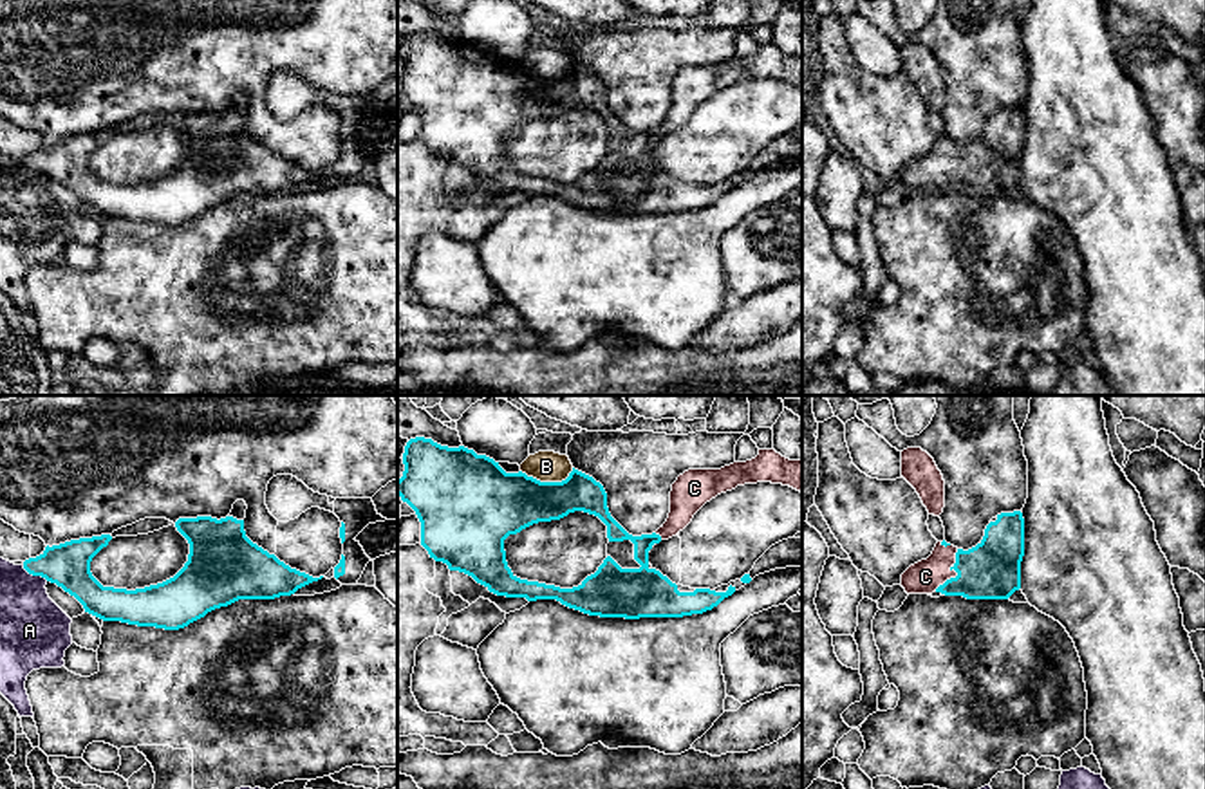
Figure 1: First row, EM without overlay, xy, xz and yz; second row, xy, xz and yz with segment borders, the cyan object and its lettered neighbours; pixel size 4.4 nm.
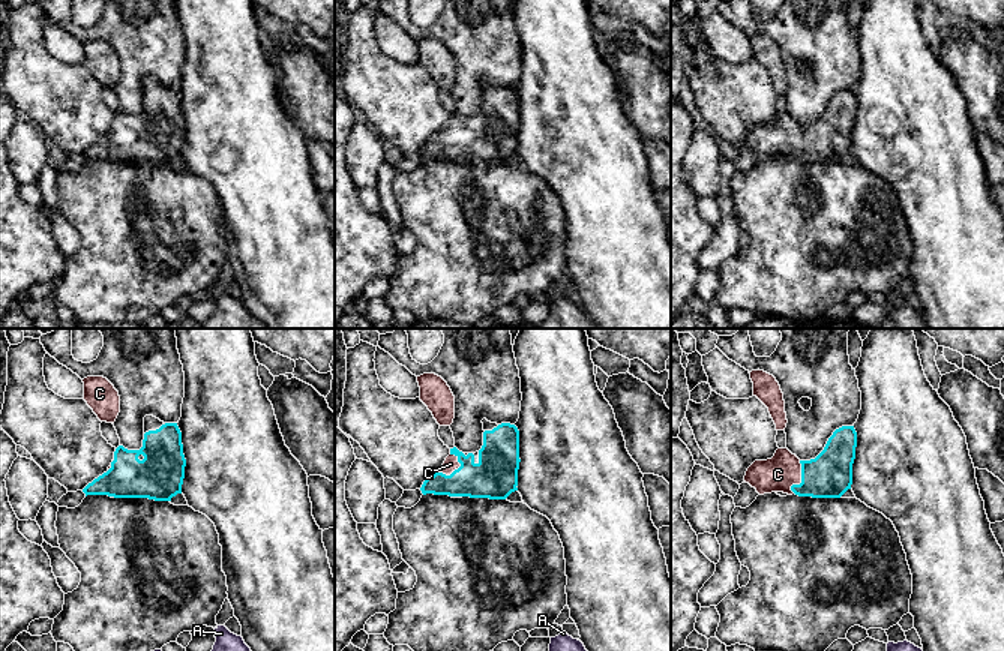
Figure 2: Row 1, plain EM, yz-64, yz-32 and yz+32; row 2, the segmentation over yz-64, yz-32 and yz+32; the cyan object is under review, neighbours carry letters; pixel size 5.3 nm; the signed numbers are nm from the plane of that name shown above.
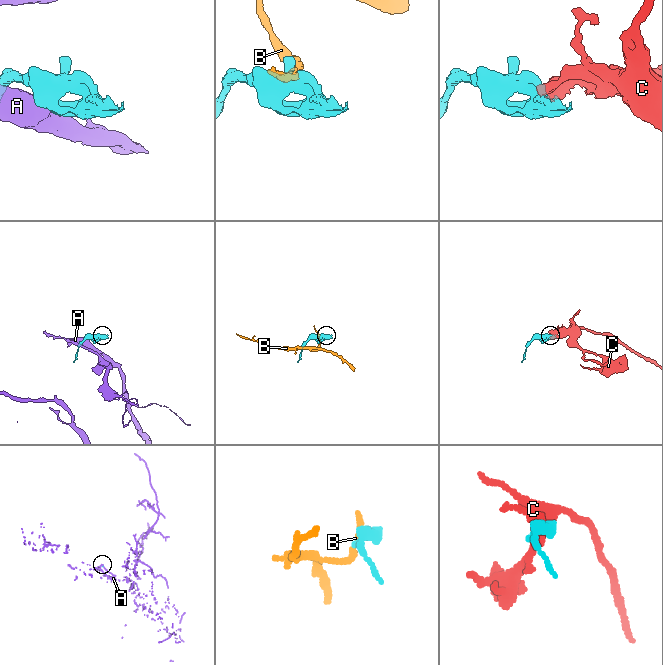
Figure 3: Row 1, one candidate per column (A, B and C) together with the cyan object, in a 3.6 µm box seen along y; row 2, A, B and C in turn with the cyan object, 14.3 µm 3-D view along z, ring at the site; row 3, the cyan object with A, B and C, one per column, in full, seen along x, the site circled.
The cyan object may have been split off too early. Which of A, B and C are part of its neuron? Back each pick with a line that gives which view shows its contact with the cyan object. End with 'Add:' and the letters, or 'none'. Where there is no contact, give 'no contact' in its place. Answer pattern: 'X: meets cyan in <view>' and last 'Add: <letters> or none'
C: meets cyan in yz
Add: C

